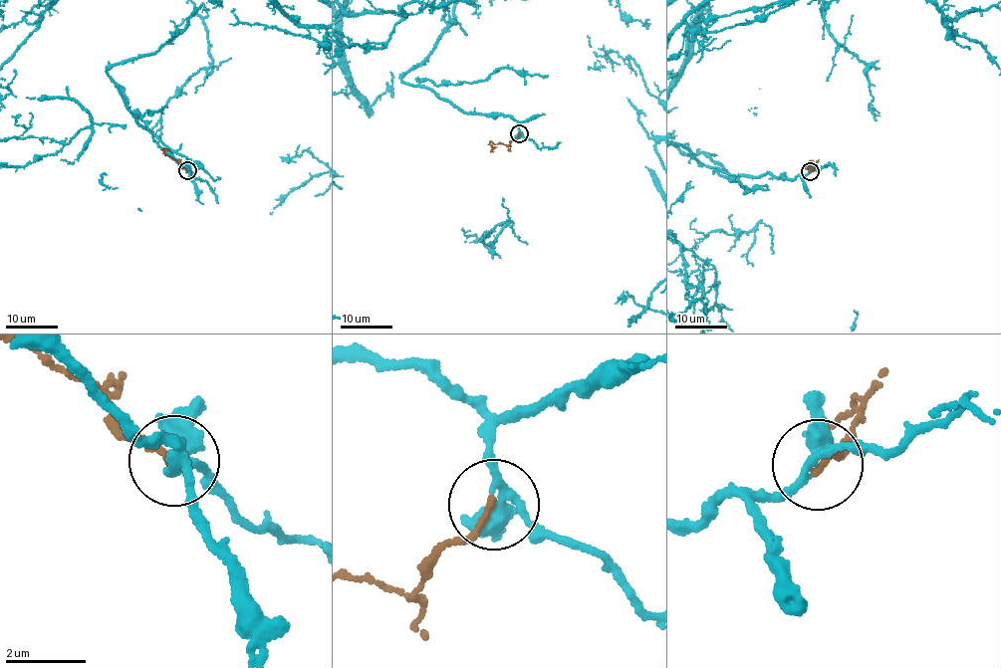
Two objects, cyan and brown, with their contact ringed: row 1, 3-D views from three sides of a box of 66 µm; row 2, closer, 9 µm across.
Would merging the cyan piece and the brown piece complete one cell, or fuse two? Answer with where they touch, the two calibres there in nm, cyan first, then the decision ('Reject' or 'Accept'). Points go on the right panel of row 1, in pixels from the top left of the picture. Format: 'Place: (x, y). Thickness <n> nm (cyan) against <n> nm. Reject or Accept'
Place: (810, 171). Thickness 320 nm (cyan) against 150 nm. Accept

